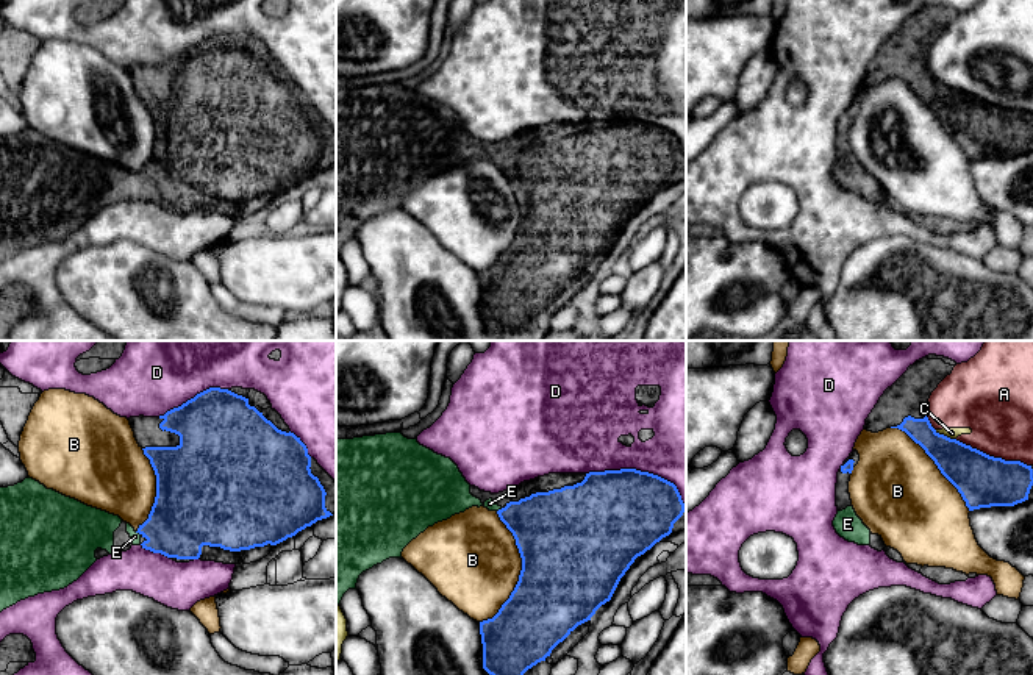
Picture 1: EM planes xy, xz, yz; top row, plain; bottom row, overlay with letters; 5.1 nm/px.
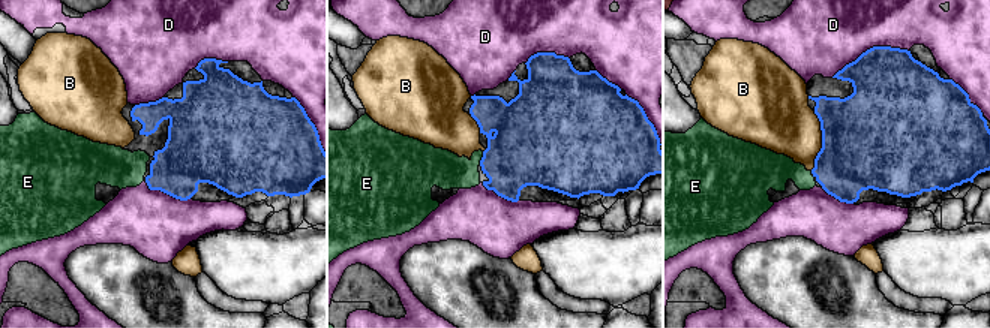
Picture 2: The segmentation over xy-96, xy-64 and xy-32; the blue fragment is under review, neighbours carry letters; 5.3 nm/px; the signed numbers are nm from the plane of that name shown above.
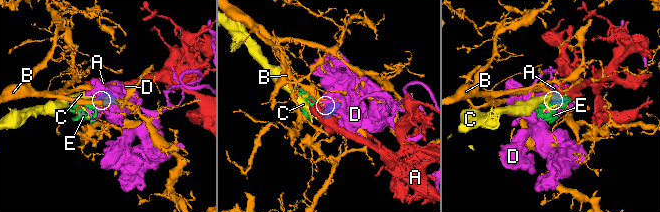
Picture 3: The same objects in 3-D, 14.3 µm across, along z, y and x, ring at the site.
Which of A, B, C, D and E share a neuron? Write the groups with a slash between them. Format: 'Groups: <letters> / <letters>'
Groups: A C / B / D / E

